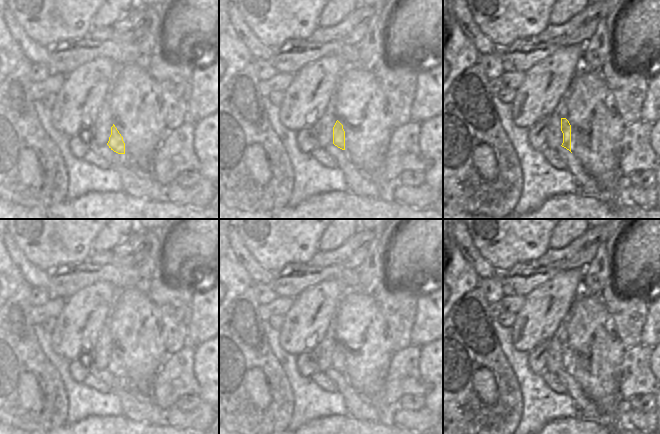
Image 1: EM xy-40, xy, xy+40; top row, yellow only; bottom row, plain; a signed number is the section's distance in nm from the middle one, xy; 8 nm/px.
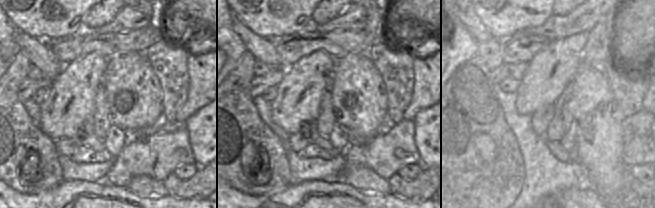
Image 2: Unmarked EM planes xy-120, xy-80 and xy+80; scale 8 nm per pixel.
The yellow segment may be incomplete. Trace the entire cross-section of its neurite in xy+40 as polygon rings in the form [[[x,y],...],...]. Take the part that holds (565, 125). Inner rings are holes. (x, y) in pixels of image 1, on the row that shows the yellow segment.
[[[561,118],[561,131],[563,133],[562,147],[571,152],[571,125],[566,118]]]

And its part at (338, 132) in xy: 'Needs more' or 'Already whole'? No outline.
Already whole

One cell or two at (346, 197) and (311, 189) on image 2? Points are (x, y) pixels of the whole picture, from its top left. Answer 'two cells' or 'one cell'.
one cell

